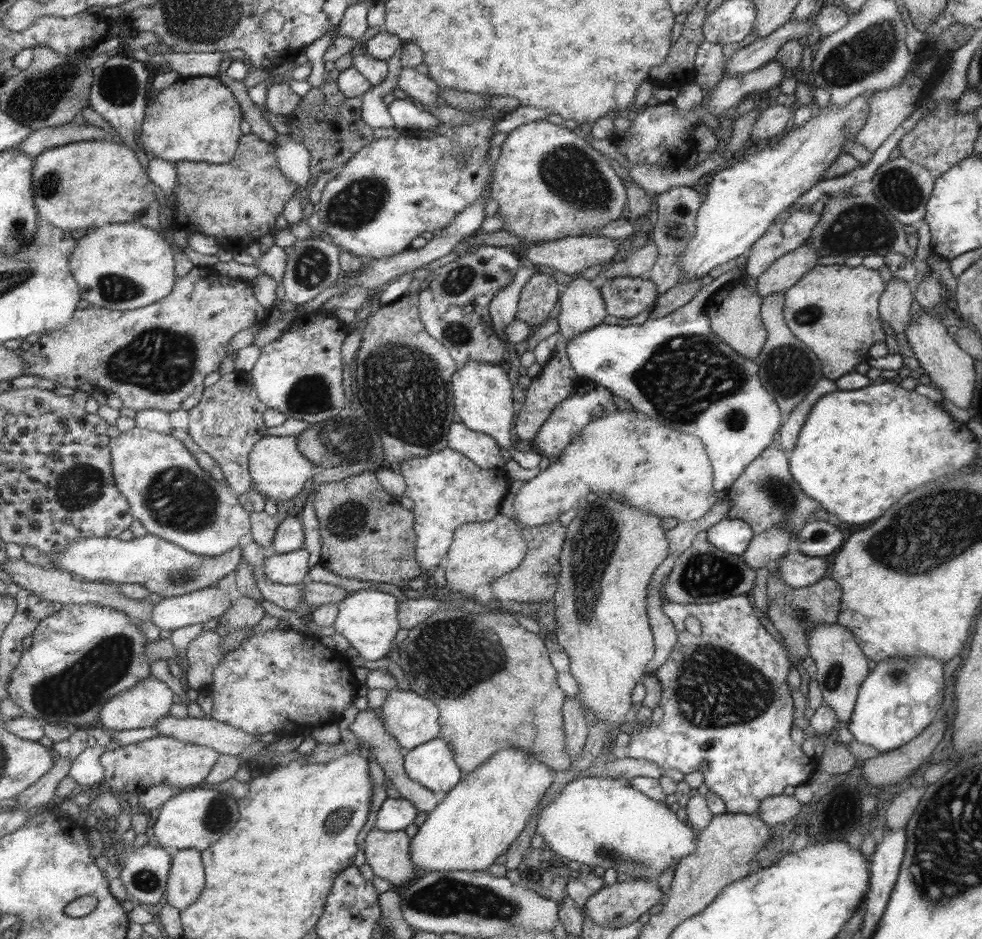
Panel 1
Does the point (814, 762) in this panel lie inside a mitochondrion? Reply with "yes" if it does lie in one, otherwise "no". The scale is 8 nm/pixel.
no

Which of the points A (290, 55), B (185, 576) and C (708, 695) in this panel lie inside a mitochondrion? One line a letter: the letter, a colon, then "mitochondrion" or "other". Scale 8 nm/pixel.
A: other
B: mitochondrion
C: mitochondrion

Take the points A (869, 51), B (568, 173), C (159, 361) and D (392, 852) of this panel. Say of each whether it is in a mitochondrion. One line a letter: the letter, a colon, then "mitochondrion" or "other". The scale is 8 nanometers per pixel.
A: mitochondrion
B: mitochondrion
C: mitochondrion
D: other

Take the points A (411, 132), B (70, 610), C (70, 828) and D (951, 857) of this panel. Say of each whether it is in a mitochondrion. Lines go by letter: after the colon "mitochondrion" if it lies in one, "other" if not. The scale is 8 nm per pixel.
A: other
B: other
C: other
D: mitochondrion

